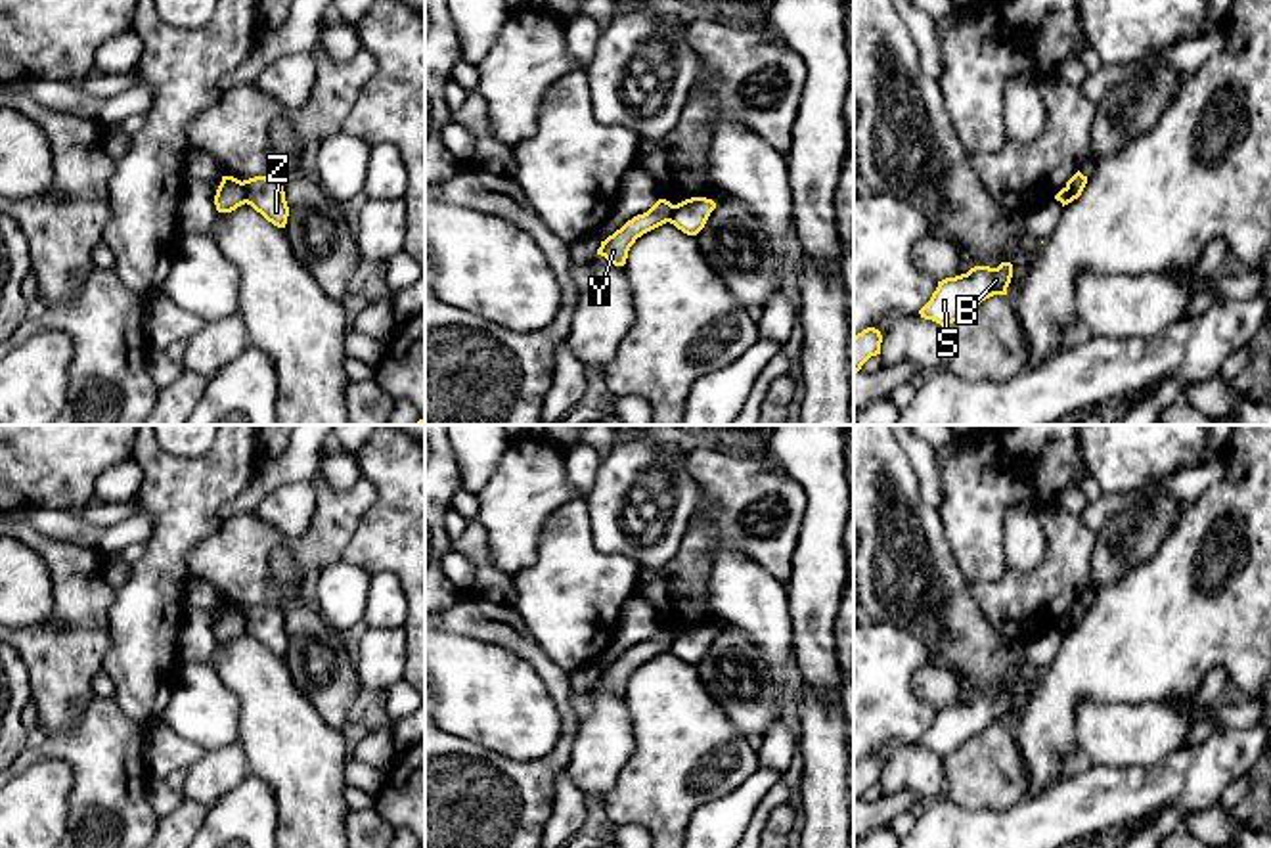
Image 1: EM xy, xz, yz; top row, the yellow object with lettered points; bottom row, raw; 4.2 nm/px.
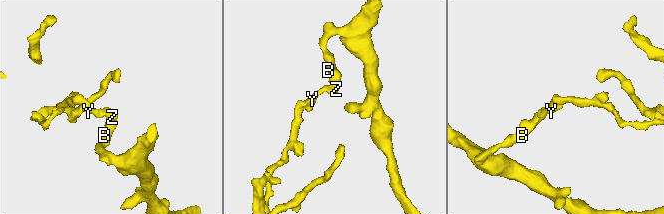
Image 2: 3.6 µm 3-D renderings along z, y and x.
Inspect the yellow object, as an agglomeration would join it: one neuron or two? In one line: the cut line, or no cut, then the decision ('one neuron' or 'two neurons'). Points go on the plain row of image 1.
cut xy (242, 611), (247, 630); two neurons

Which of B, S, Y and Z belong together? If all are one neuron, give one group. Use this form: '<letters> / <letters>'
B S Z / Y

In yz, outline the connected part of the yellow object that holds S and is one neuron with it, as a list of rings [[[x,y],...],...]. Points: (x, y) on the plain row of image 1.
[[[1001,691],[997,697],[974,695],[967,703],[938,710],[936,720],[919,743],[946,756],[982,729],[993,724],[1007,724],[1011,706],[1011,691]]]

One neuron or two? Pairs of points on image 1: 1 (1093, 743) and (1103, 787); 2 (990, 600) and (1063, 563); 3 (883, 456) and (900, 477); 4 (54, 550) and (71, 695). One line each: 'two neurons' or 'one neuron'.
1: two neurons
2: one neuron
3: one neuron
4: one neuron

